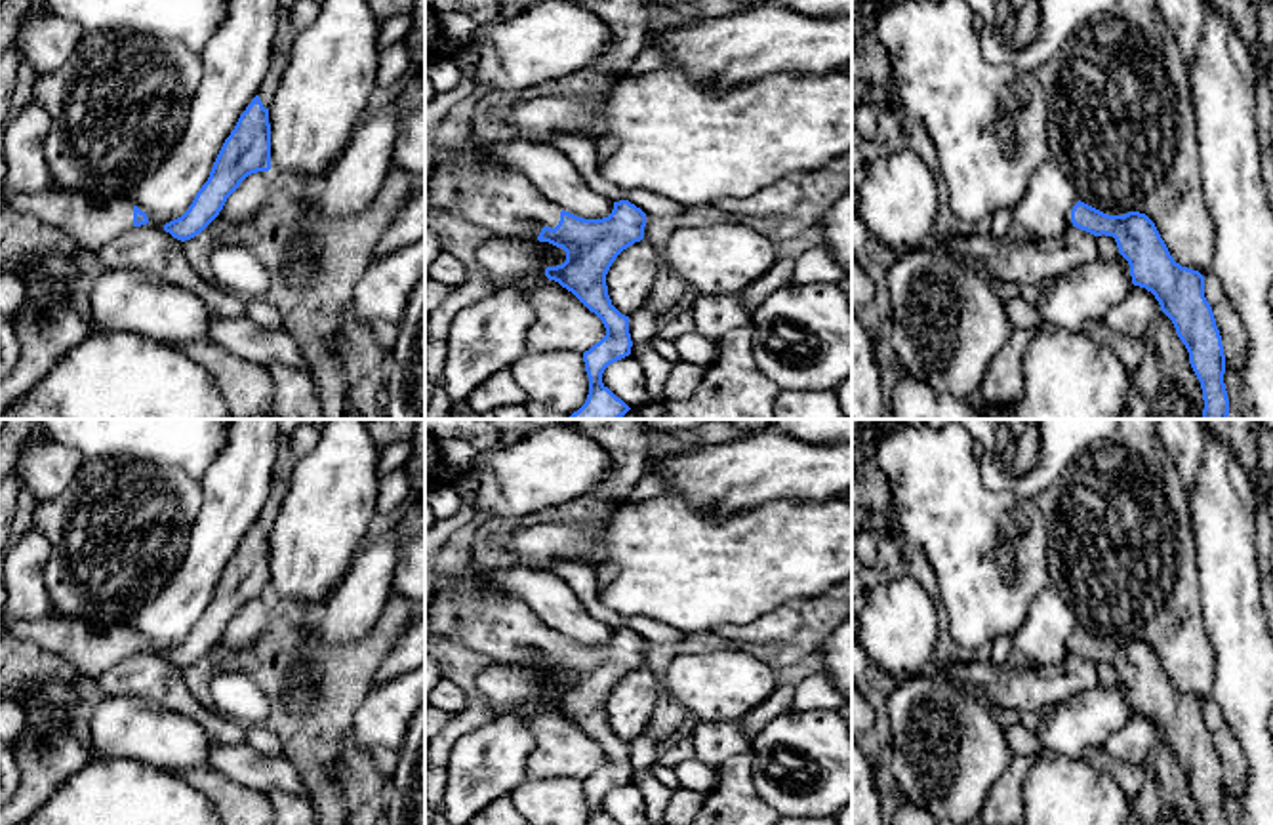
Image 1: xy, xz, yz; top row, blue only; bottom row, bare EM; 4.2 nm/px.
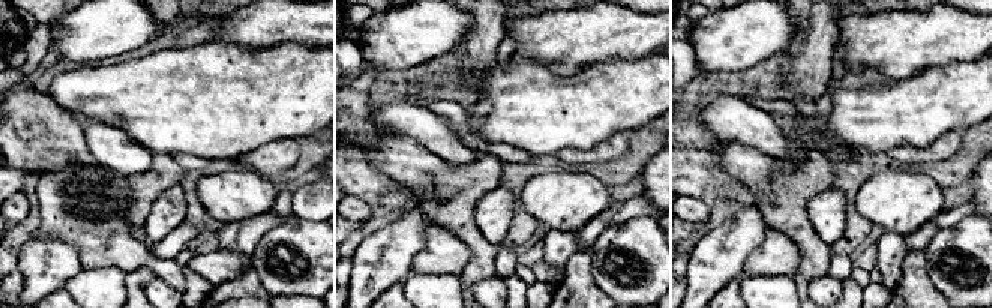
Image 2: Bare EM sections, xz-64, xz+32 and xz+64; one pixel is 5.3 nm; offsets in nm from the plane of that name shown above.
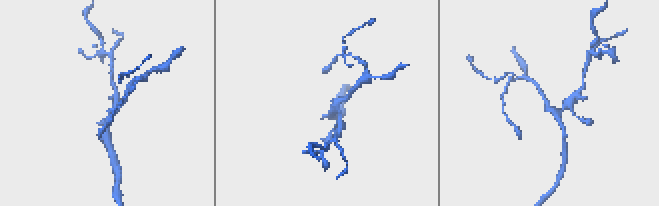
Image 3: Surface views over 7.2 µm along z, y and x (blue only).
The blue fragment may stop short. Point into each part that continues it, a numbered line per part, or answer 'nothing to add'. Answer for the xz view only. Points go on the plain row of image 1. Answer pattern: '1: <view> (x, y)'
1: xz (481, 616)

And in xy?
1: xy (92, 650)

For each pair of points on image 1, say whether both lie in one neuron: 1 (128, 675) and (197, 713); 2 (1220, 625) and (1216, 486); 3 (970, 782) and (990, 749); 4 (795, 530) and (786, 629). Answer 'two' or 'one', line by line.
1: one
2: one
3: one
4: two

